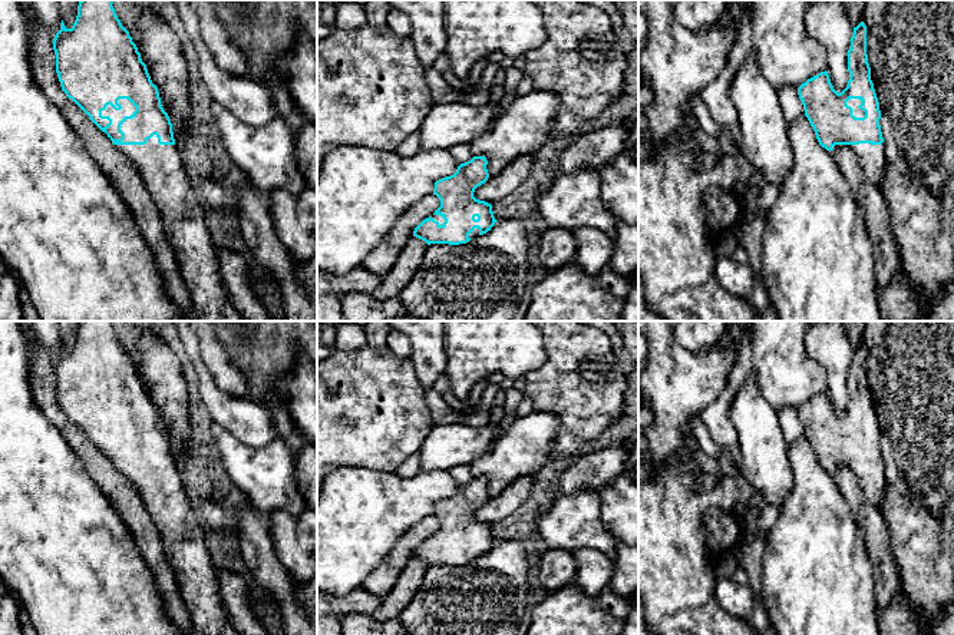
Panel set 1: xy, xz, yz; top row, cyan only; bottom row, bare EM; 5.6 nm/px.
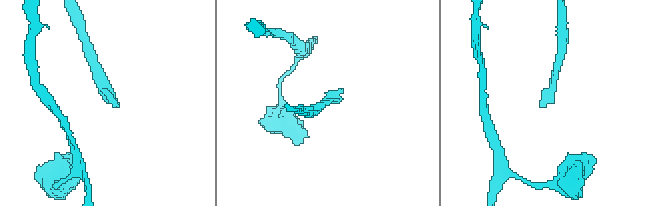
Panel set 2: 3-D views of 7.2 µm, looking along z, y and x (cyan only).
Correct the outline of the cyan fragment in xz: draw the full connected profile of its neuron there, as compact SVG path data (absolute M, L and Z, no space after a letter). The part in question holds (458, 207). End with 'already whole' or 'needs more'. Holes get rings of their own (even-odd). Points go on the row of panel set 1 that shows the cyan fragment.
M473 156L471 161L461 163L453 175L436 181L433 195L439 198L440 206L415 228L413 237L425 241L428 245L459 245L491 231L496 222L492 205L473 196L475 189L489 178L486 165L485 156Z | needs more

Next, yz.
M866 26L854 27L848 50L849 80L838 93L828 72L821 72L798 87L805 116L822 148L836 152L841 145L859 159L866 181L881 186L885 178L885 142L879 102L871 80L866 54Z | needs more

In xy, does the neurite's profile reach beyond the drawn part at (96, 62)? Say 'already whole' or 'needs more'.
needs more

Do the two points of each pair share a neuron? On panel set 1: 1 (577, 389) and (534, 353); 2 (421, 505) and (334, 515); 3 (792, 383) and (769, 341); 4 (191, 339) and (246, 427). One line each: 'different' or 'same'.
1: different
2: same
3: same
4: same

